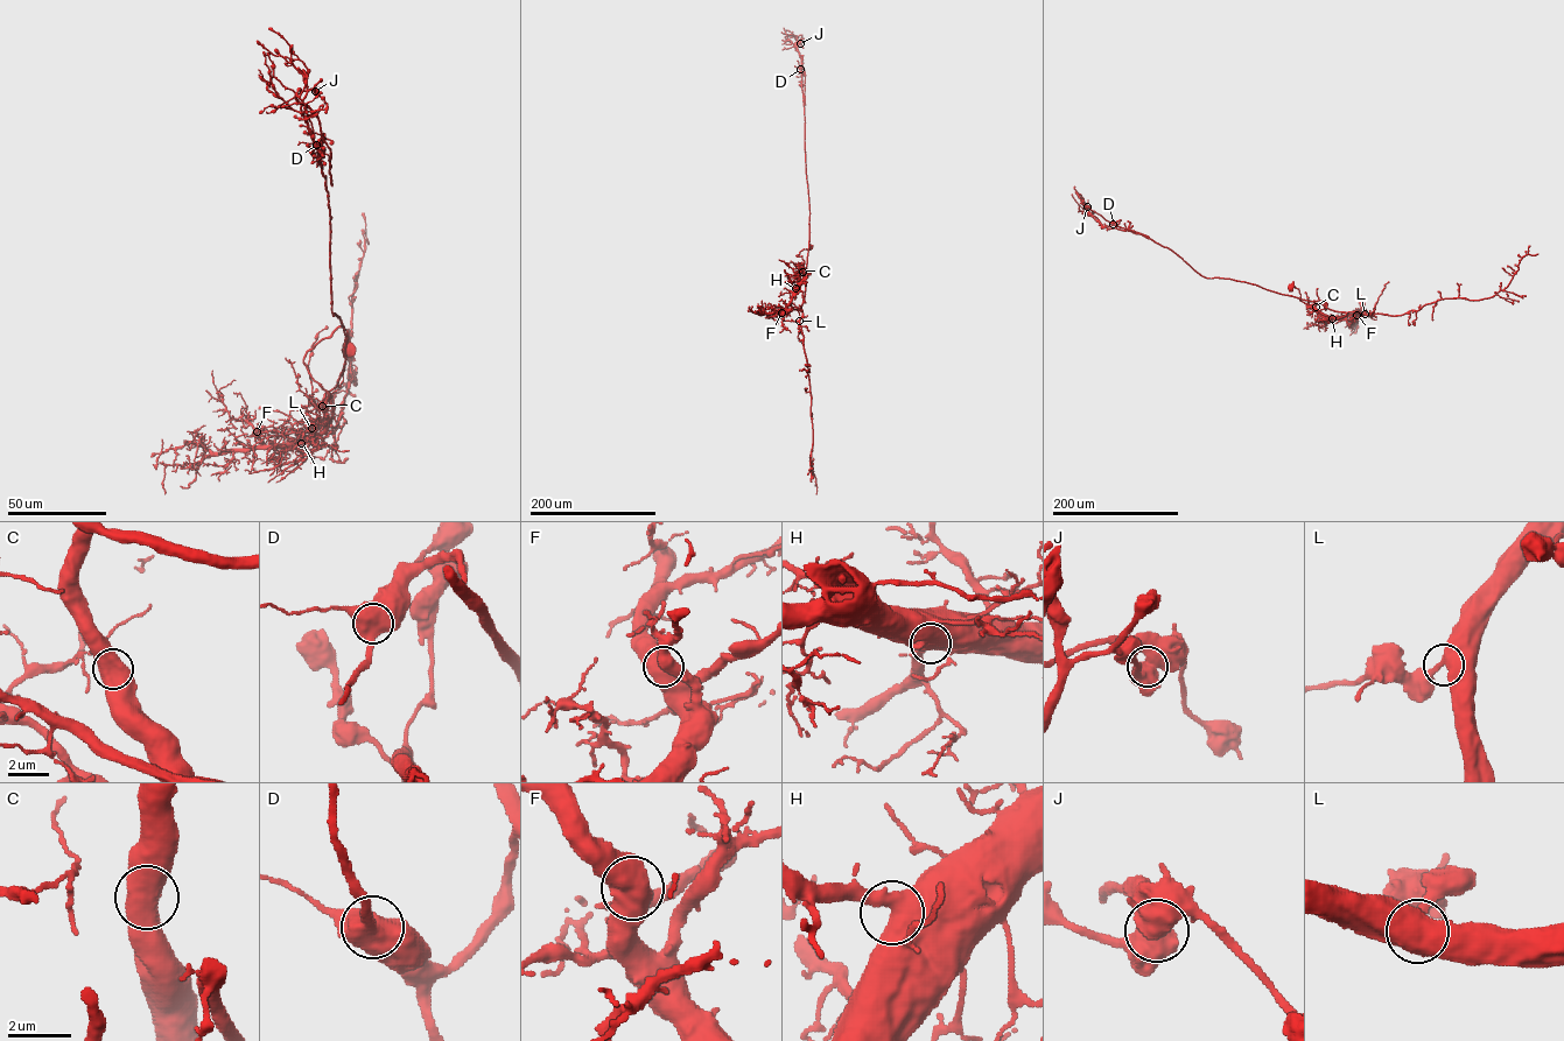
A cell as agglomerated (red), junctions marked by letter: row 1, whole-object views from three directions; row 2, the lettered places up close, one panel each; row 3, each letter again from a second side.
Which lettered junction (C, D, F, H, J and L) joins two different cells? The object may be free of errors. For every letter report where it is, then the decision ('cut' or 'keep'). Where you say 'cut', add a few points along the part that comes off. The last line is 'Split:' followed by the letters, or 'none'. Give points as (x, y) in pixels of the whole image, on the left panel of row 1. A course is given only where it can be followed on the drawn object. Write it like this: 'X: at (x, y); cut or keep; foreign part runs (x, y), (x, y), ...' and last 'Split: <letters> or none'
C: at (322, 406); keep
D: at (316, 145); keep
F: at (257, 431); keep
H: at (301, 443); keep
J: at (315, 91); cut; foreign part runs (315, 91), (303, 90), (295, 98), (316, 117), (322, 136), (330, 148), (332, 185)
L: at (311, 428); keep
Split: J

